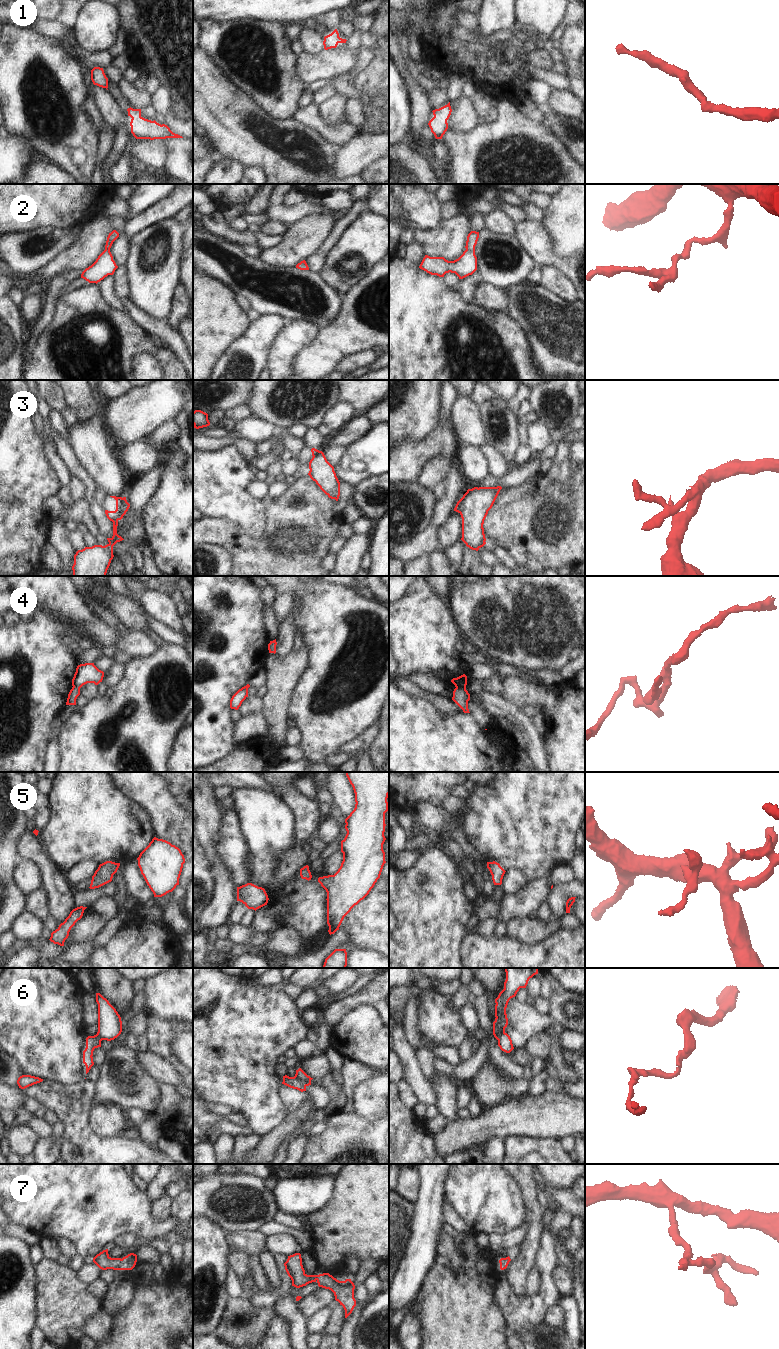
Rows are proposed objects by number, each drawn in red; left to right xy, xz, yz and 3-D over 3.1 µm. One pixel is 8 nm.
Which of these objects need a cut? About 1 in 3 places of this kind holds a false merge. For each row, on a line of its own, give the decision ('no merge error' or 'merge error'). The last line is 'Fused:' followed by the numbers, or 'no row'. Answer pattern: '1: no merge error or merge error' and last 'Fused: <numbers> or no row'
1: no merge error
2: no merge error
3: merge error
4: no merge error
5: no merge error
6: merge error
7: no merge error
Fused: 3, 6

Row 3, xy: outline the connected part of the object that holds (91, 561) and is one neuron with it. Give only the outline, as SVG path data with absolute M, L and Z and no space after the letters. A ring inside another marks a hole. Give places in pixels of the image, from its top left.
M123 497L122 501L121 512L118 518L113 521L113 536L107 538L109 543L105 546L94 545L78 550L74 555L73 576L106 576L111 560L114 557L113 546L117 542L124 540L117 534L117 526L118 521L128 511L130 504L127 502L126 497Z

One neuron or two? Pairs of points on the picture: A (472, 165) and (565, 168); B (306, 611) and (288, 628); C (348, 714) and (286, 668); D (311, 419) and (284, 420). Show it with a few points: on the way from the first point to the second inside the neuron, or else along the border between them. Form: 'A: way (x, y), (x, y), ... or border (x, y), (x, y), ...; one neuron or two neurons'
A: way (495, 167), (542, 172); one neuron
B: border (293, 608), (293, 624), (296, 629); two neurons
C: border (308, 655), (306, 667), (293, 689), (290, 699); two neurons
D: way (304, 418), (291, 418); one neuron

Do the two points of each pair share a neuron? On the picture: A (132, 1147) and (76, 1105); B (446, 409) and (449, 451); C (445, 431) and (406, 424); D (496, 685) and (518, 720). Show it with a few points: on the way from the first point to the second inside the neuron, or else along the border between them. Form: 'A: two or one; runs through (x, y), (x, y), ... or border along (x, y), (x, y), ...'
A: one; runs through (113, 1147), (99, 1147), (76, 1124)
B: two; border along (451, 421), (439, 423)
C: two; border along (439, 423), (425, 438), (415, 440)
D: two; border along (483, 691), (498, 694), (520, 709)

